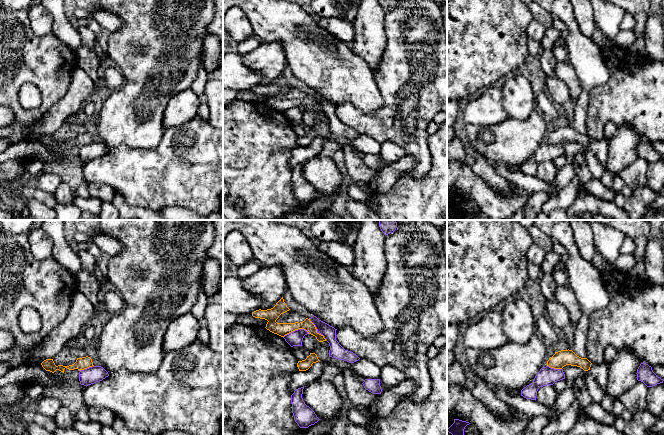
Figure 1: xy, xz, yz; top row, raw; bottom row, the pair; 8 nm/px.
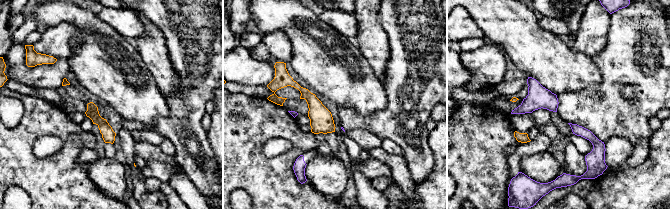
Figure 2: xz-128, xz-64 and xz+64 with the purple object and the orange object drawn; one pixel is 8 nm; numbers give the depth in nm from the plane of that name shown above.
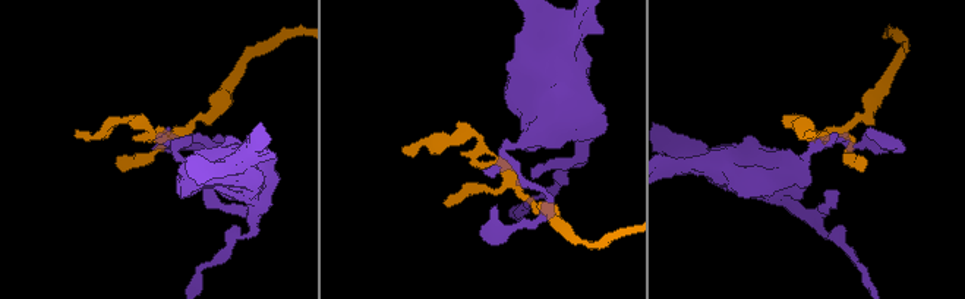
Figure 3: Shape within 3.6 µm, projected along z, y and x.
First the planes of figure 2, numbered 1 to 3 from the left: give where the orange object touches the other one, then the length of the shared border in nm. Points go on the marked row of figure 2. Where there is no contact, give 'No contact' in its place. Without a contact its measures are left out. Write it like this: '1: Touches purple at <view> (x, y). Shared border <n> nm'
1: No contact
2: No contact
3: No contact

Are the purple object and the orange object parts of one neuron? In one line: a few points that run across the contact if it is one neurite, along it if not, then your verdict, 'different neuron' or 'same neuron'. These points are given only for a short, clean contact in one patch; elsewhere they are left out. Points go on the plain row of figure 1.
different neuron

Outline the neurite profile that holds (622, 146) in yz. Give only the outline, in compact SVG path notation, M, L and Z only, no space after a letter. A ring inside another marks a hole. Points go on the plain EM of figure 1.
M629 124L617 127L613 137L609 139L609 153L605 170L614 176L637 158L637 145L643 139L635 128Z

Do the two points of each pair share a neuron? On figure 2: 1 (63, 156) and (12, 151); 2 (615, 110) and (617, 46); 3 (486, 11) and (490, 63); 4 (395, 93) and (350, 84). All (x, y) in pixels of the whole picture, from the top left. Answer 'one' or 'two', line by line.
1: one
2: one
3: two
4: two

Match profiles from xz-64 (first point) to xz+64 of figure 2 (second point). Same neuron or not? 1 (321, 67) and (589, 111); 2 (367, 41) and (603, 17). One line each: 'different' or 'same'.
1: different
2: same

